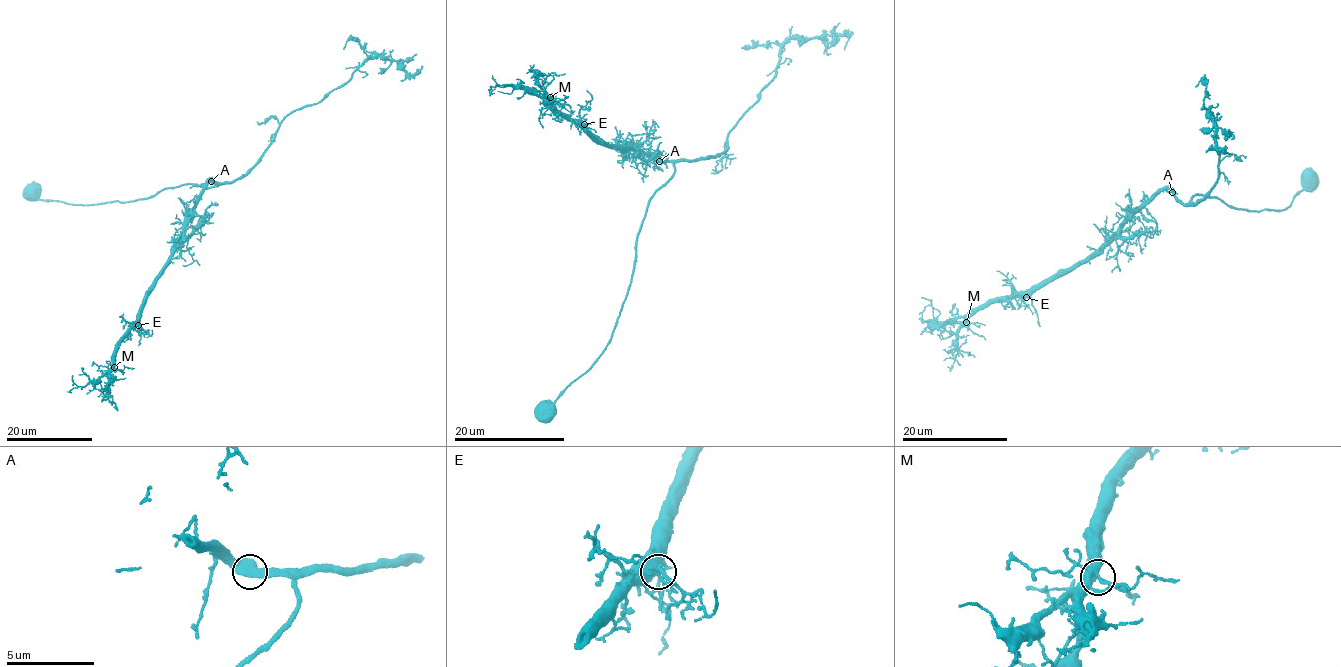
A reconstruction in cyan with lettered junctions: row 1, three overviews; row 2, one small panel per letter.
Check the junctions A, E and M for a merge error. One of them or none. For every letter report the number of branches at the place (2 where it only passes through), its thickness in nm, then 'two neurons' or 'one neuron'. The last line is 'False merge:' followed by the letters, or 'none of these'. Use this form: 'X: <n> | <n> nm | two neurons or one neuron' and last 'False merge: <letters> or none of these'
A: 3 | 440 nm | one neuron
E: 3 | 440 nm | one neuron
M: 3 | 440 nm | one neuron
False merge: none of these

